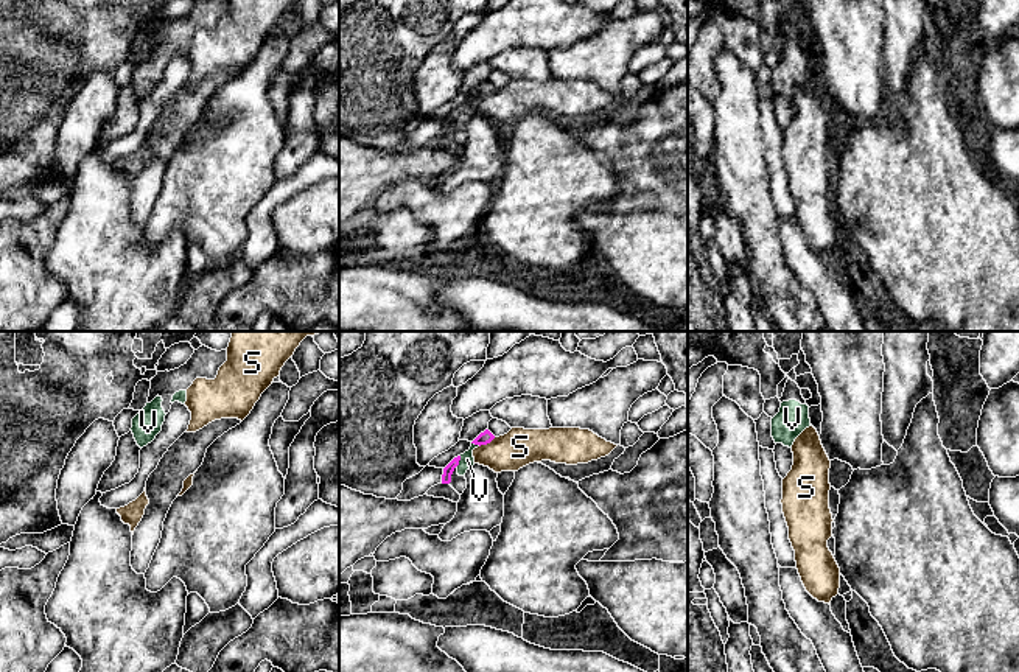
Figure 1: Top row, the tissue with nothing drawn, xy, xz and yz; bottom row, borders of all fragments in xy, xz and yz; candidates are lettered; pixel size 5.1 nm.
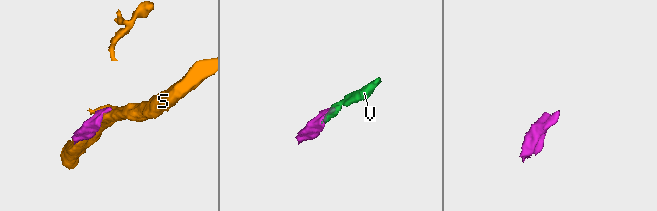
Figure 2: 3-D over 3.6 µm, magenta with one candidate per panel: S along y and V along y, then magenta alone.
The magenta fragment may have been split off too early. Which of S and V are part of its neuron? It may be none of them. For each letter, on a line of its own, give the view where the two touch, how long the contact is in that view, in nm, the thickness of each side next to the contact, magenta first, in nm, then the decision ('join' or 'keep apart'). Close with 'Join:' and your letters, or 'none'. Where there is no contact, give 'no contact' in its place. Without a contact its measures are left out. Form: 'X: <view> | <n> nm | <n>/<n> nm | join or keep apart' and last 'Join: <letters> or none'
S: xz | 100 nm | 70/200 nm | keep apart
V: xz | 60 nm | 50/70 nm | join
Join: V

